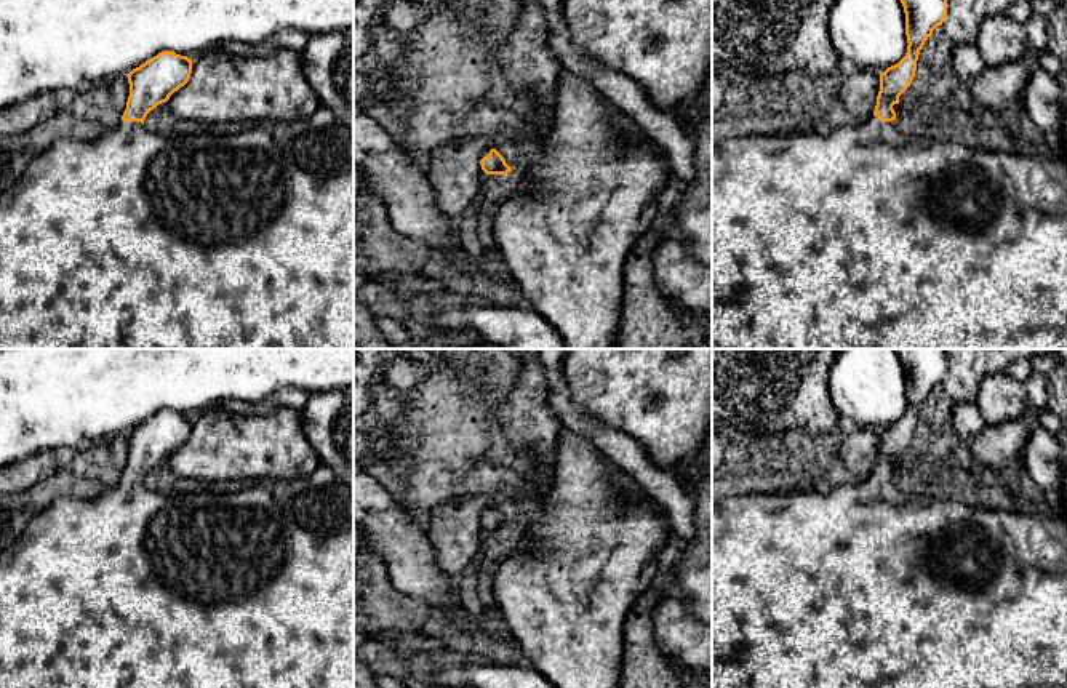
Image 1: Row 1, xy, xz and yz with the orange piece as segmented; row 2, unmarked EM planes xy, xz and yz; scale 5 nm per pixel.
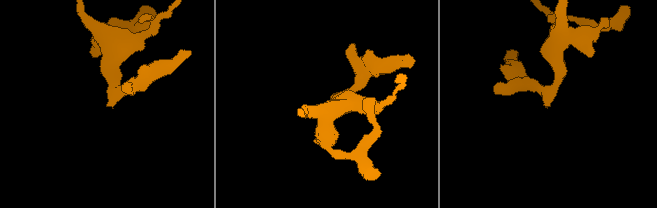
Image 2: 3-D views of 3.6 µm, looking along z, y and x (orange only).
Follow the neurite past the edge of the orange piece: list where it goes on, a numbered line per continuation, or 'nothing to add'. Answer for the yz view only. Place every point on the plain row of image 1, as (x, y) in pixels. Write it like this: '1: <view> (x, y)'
1: yz (871, 584)

